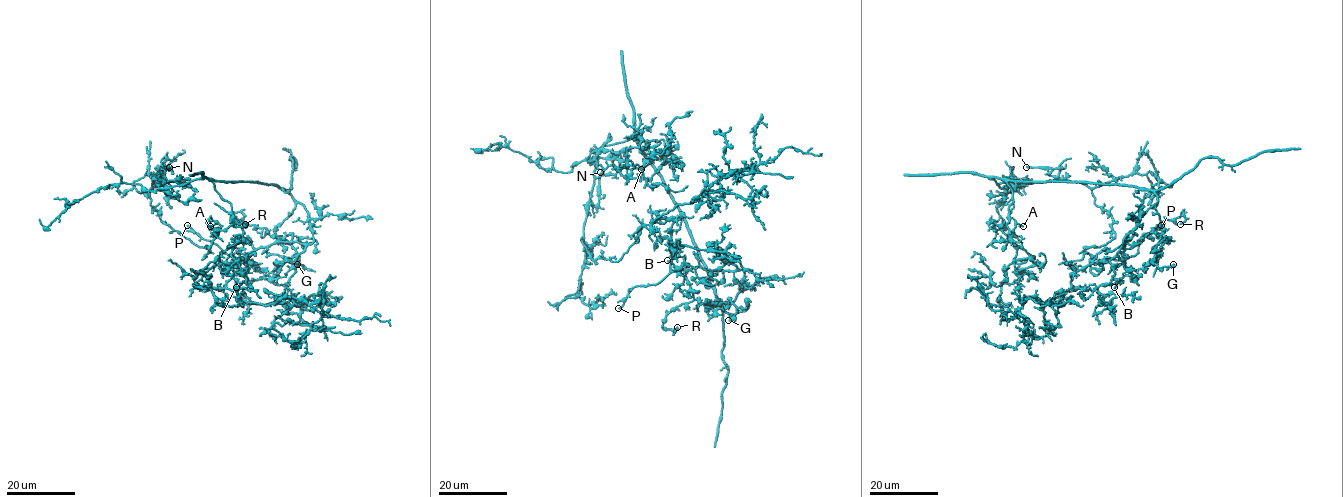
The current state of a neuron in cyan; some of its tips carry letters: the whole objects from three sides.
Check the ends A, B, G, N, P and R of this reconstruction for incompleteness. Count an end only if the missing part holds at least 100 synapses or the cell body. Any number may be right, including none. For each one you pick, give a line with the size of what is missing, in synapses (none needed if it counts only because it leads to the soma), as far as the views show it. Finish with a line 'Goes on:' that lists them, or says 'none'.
Goes on: none

